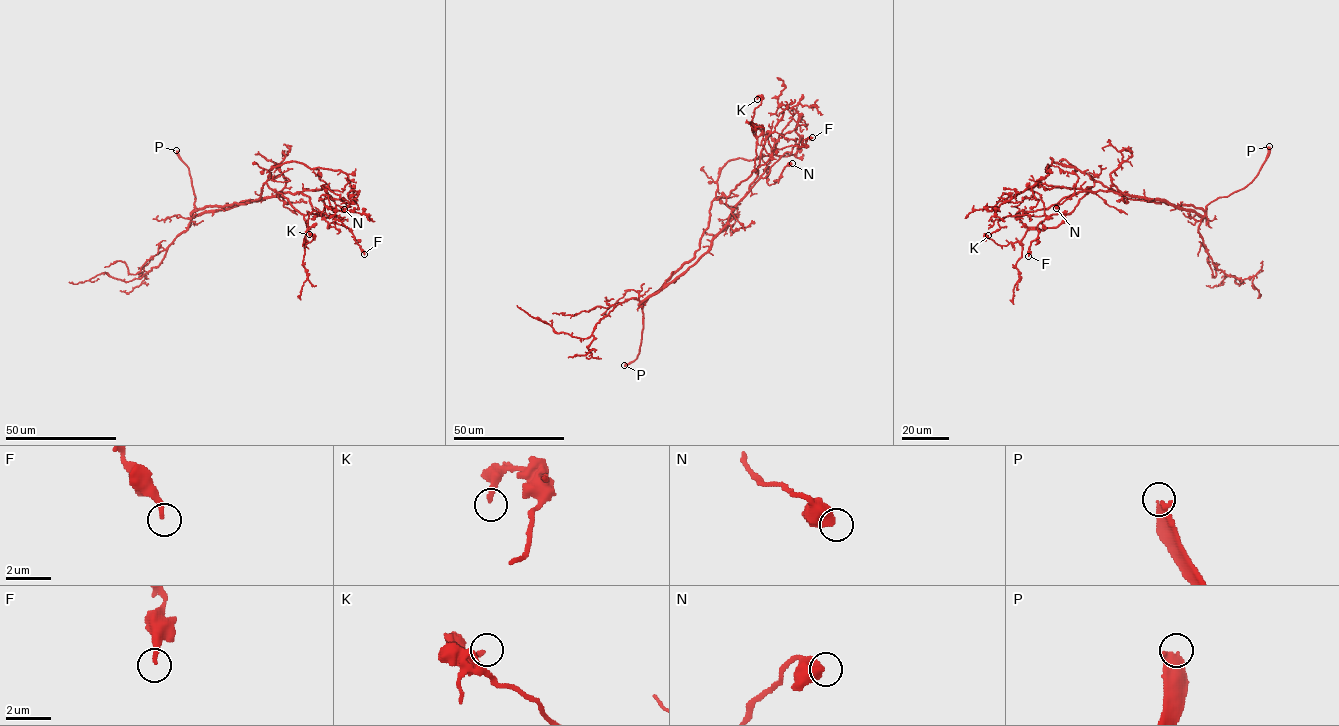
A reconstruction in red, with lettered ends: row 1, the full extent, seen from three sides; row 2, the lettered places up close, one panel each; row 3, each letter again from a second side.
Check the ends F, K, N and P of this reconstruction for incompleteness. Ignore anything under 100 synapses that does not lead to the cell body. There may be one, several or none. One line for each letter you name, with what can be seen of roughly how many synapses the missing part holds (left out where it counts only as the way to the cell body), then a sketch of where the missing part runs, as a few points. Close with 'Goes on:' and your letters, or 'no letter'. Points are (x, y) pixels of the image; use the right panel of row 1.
P: missing branch runs (1269, 146), (1264, 113), (1254, 99)
Goes on: P

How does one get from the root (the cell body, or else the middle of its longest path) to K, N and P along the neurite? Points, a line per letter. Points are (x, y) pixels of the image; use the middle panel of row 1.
K: (700, 238), (708, 226), (712, 201), (727, 196), (754, 169), (756, 138), (752, 118), (761, 97), (757, 99)
N: (700, 238), (708, 226), (719, 170), (728, 161), (760, 156), (769, 185), (792, 163)
P: (700, 238), (700, 247), (695, 255), (640, 304), (642, 306), (640, 352), (624, 365)

